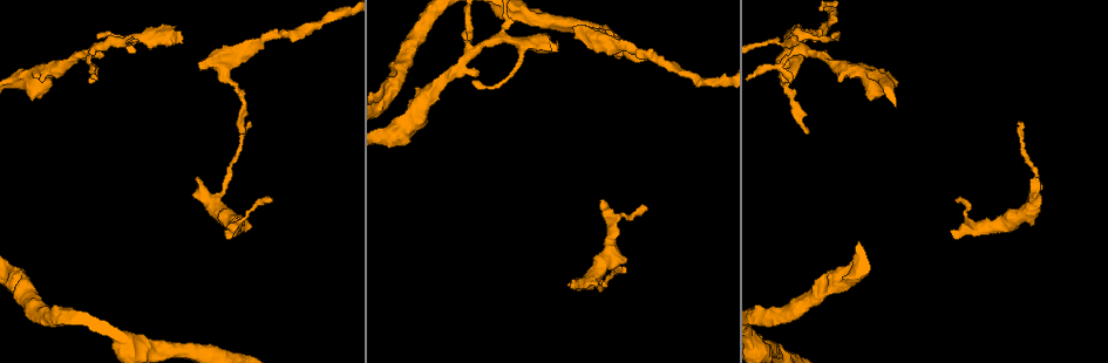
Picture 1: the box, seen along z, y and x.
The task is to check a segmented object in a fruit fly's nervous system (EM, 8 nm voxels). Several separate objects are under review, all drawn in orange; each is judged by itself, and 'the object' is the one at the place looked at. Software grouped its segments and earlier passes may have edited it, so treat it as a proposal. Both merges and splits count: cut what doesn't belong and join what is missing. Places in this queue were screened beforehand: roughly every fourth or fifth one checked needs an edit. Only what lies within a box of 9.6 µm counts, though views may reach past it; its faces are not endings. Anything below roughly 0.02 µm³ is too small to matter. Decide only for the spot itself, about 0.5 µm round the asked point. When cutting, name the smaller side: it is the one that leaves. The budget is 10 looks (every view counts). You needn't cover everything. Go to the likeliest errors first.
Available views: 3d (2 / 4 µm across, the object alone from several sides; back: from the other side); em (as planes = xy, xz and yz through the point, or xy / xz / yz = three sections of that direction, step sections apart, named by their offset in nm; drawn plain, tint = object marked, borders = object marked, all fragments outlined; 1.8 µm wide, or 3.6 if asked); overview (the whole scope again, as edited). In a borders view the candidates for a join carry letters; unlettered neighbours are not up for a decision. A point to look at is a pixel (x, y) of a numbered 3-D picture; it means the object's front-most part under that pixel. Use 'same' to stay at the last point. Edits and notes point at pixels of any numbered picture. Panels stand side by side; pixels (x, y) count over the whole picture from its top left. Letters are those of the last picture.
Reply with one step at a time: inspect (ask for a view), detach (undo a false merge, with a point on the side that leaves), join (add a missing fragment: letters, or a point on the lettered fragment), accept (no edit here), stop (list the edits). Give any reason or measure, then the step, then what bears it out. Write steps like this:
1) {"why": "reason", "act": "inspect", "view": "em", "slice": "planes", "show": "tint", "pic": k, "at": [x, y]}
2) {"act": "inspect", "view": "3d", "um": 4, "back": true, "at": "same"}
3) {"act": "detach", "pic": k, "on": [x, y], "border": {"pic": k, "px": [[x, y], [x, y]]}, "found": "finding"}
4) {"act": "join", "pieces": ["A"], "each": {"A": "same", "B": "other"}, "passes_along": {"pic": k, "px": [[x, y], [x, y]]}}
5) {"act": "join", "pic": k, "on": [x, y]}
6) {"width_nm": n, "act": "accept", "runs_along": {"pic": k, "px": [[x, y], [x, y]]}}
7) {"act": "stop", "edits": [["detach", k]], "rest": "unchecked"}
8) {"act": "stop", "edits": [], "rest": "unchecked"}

{"why": "three-way junction", "act": "inspect", "view": "em", "slice": "planes", "show": "tint", "pic": 1, "at": [92, 50]}

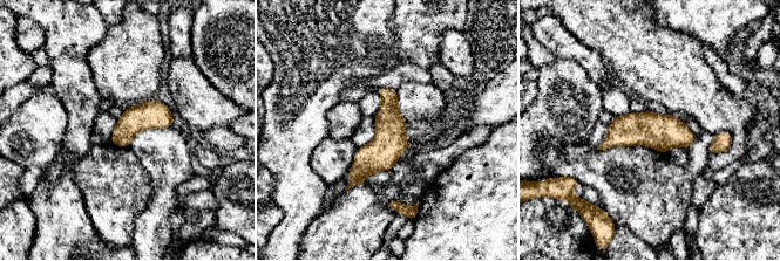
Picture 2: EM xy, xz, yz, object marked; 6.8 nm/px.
{"act": "inspect", "view": "em", "slice": "planes", "show": "borders", "at": "same"}

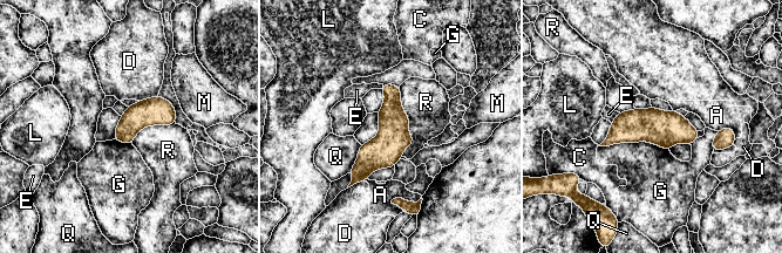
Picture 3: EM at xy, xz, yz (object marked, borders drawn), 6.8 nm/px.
{"width_nm": 180, "act": "accept", "each": {"A": "other", "C": "other", "D": "other", "E": "other", "G": "other", "L": "other", "M": "other", "Q": "other", "R": "other"}, "border": {"pic": 3, "px": [[399, 87], [413, 137], [402, 156]]}, "found": "all the same neuron"}

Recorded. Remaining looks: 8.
{"why": "free end", "act": "inspect", "view": "em", "slice": "xz", "step": 4, "show": "tint", "pic": 1, "at": [244, 131]}

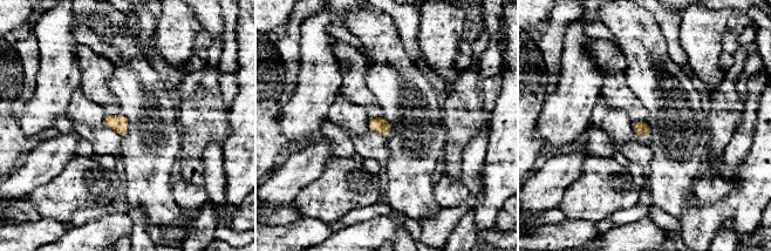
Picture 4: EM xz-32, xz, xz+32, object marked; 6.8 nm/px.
{"why": "another direction", "act": "inspect", "view": "em", "slice": "planes", "show": "borders", "at": "same"}

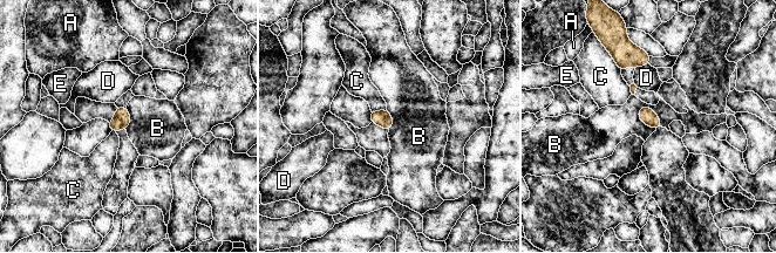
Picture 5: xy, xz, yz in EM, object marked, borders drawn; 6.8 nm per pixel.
{"width_nm": 110, "act": "accept", "each": {"A": "other", "B": "other", "C": "other", "D": "other", "E": "other"}, "border": {"pic": 5, "px": [[638, 109], [649, 107], [662, 124]]}, "found": "none of them fits"}

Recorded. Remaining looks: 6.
{"why": "branch stops here", "act": "inspect", "view": "em", "slice": "planes", "show": "plain", "pic": 1, "at": [1035, 177]}

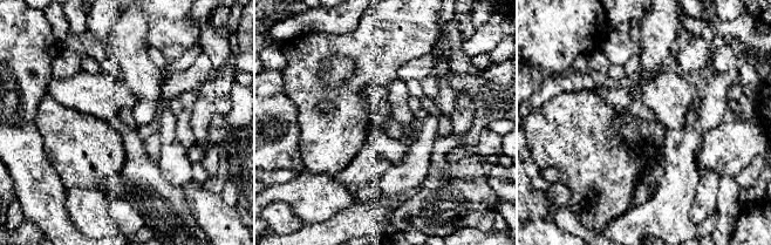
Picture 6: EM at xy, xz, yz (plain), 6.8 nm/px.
{"why": "what lies round it", "act": "inspect", "view": "em", "slice": "planes", "show": "borders", "at": "same"}

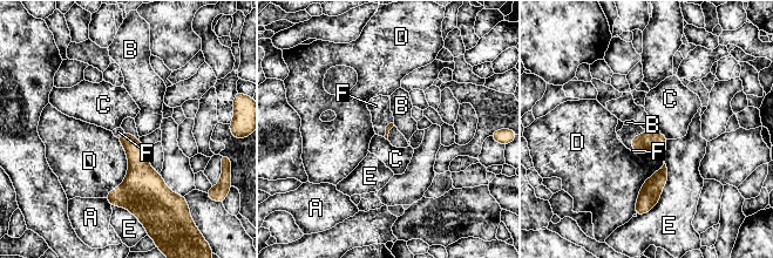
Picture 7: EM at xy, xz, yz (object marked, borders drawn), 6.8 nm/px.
{"act": "join", "pieces": ["F"], "each": {"A": "other", "B": "other", "C": "other", "D": "other", "E": "other", "F": "same"}, "found": "the neuron continues"}

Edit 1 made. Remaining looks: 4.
{"why": "branch stops here", "act": "inspect", "view": "3d", "um": 4, "pic": 1, "at": [600, 199]}

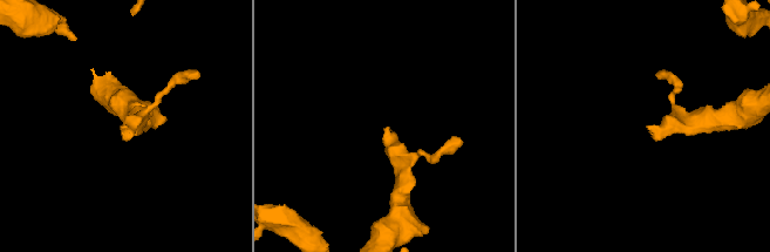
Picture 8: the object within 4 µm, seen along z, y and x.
{"act": "inspect", "view": "em", "slice": "planes", "show": "borders", "pic": 8, "at": [648, 127]}

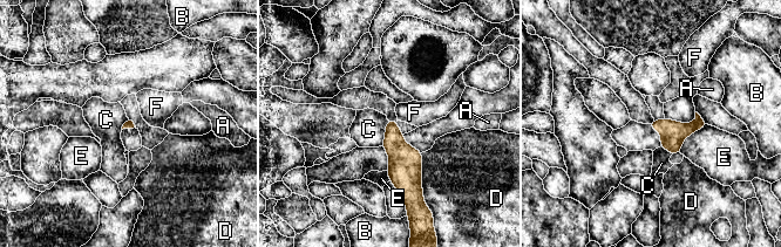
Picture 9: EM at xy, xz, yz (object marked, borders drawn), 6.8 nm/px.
{"longest_contact_nm": ["D", 320], "act": "accept", "each": {"A": "other", "B": "other", "C": "other", "D": "other", "E": "other", "F": "other"}, "border": {"pic": 9, "px": [[388, 121], [381, 145]]}, "found": "none of them fits"}

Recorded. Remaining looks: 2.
{"act": "stop", "edits": [["join", 7]], "rest": "unchecked"}

